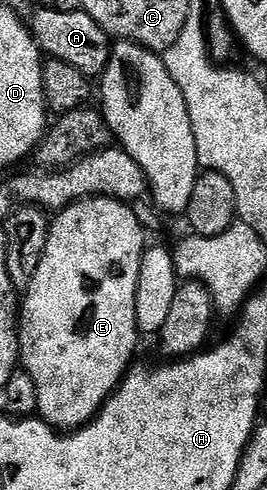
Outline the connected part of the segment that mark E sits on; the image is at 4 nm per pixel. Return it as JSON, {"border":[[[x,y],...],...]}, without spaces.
{"border":[[[85,198],[76,204],[65,206],[64,209],[57,211],[53,215],[50,231],[48,232],[48,244],[44,248],[40,268],[36,268],[36,276],[32,276],[32,284],[25,290],[24,297],[20,302],[18,352],[21,369],[26,370],[28,376],[32,376],[32,381],[36,384],[37,417],[59,432],[73,432],[79,430],[82,426],[88,425],[102,411],[102,405],[122,385],[126,371],[130,369],[135,361],[134,353],[138,350],[138,338],[140,339],[138,321],[136,320],[136,288],[140,280],[142,256],[148,249],[146,239],[148,239],[148,234],[142,229],[140,221],[133,214],[132,205],[118,202],[114,198]]]}

